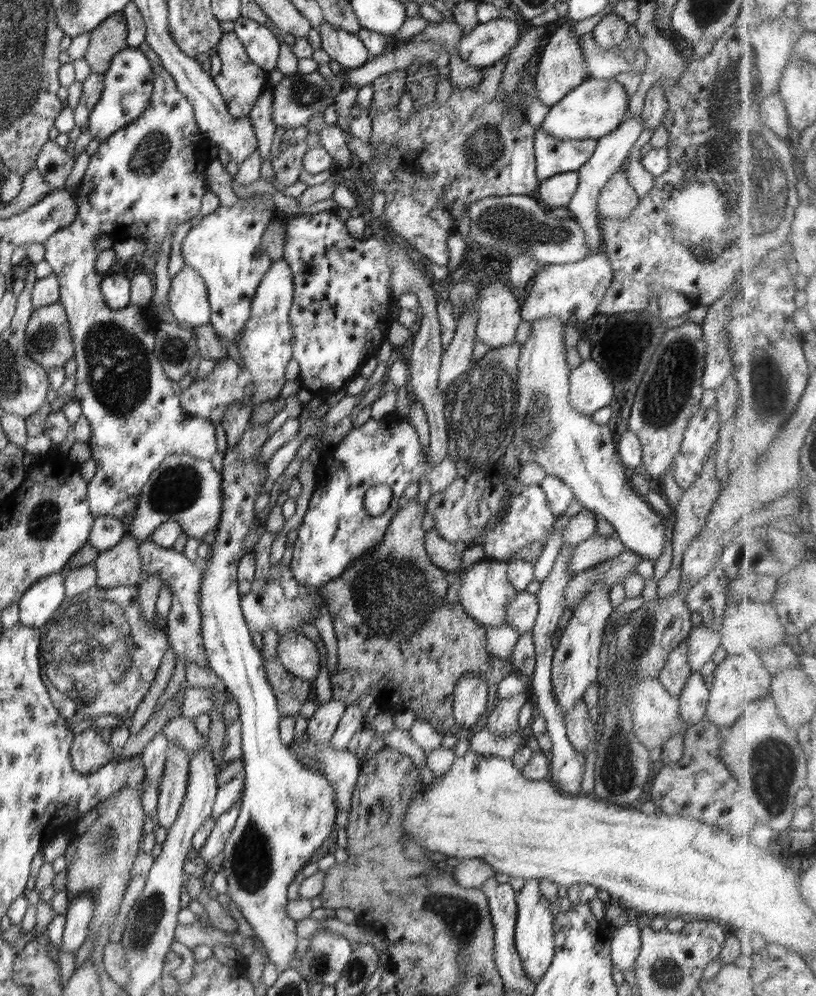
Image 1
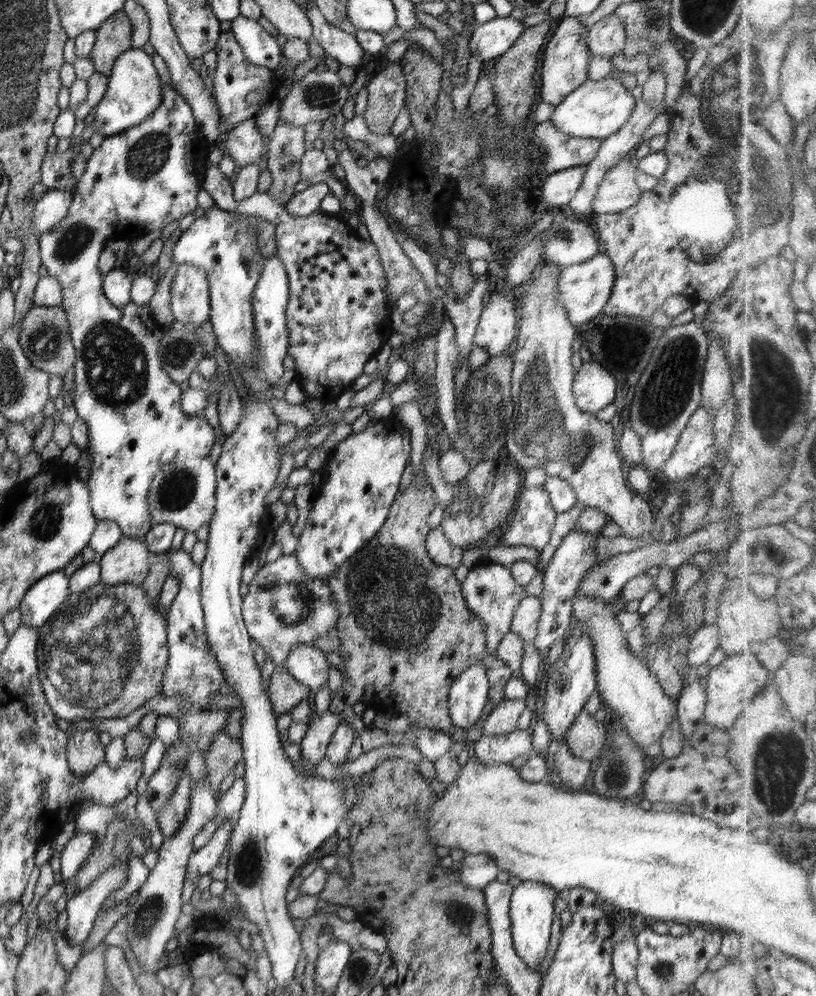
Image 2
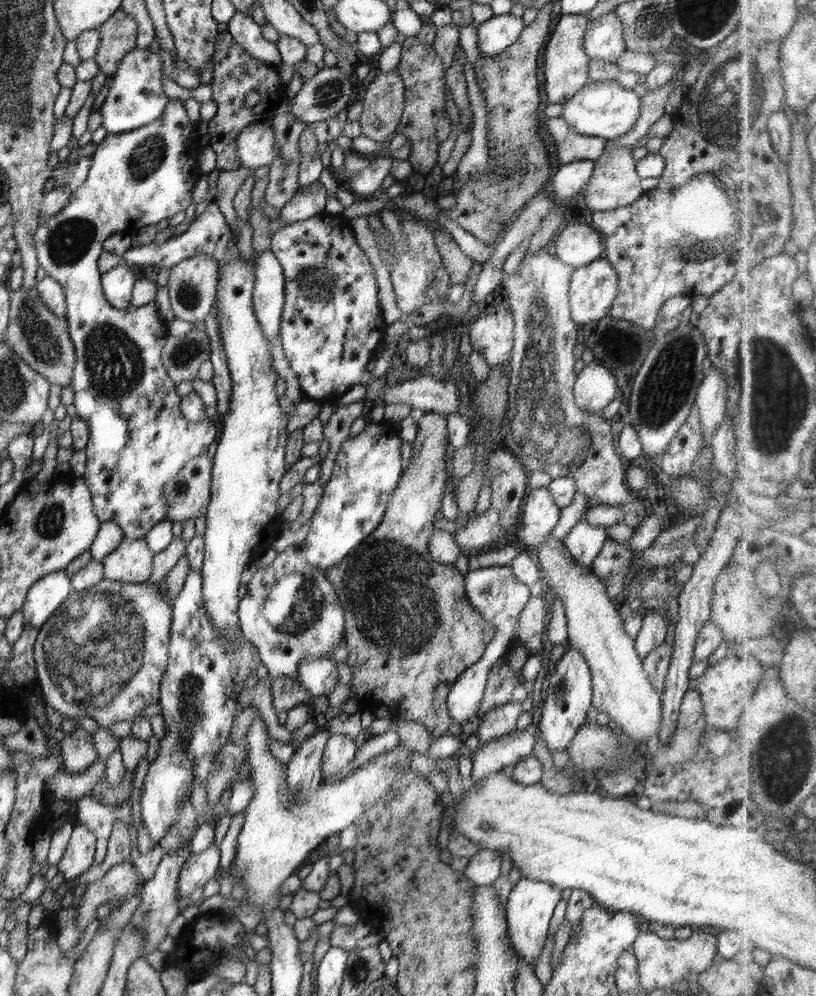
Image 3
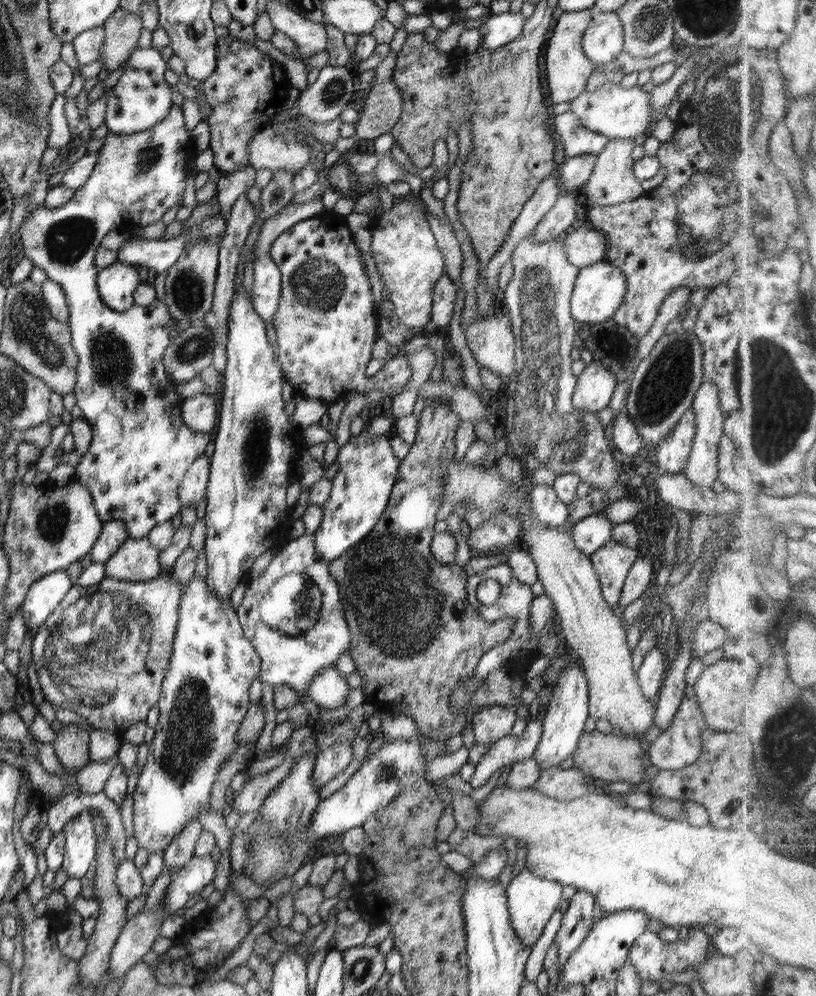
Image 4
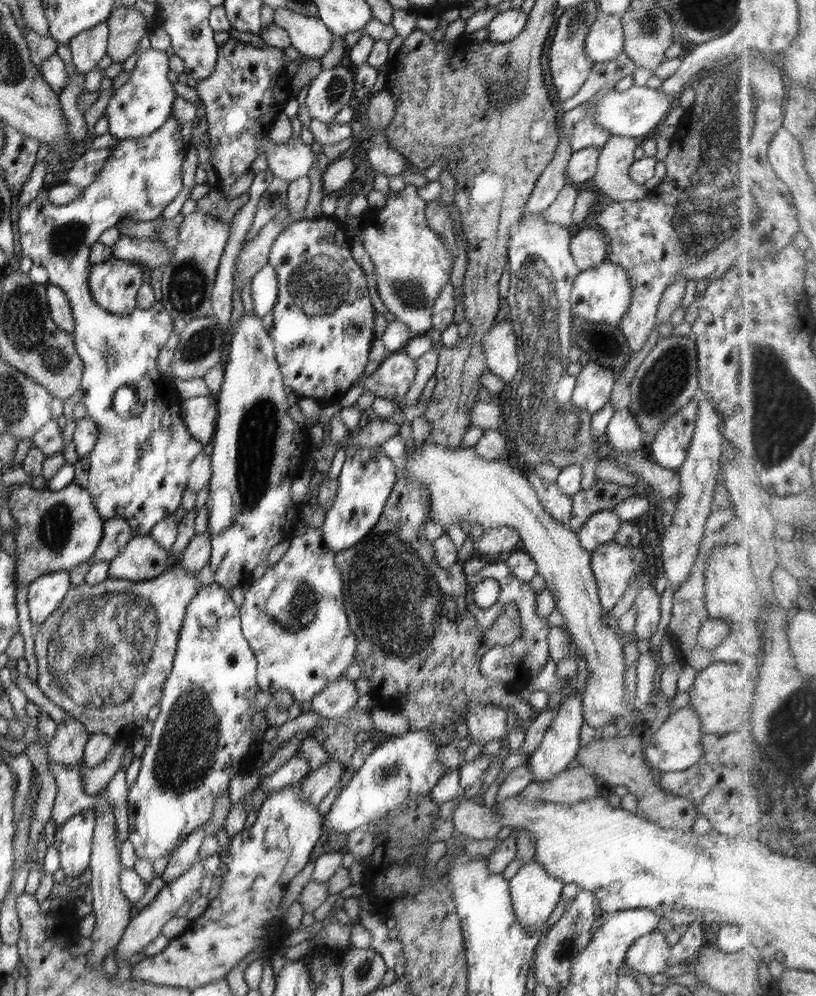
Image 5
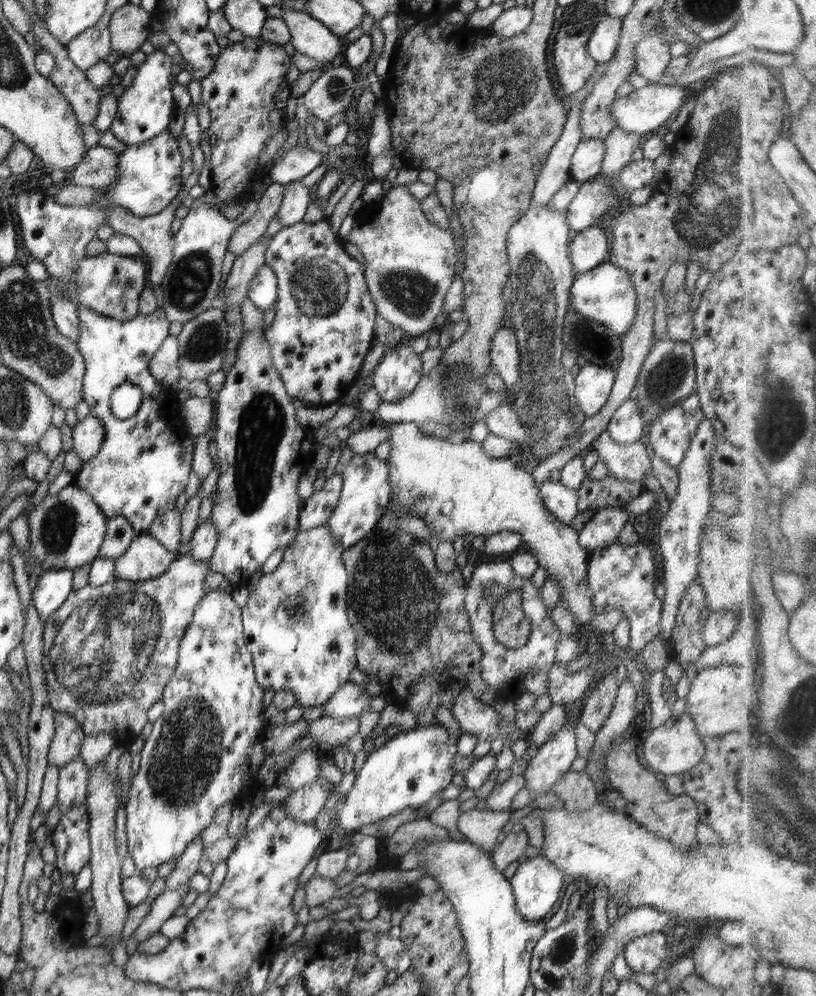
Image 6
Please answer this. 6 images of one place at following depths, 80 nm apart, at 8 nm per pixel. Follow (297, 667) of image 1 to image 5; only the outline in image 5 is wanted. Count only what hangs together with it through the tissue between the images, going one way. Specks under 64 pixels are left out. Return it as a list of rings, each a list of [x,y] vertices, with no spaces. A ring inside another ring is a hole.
[[[345,676],[329,682],[320,693],[312,699],[311,711],[327,719],[344,719],[358,702],[360,694],[356,691],[354,681]]]

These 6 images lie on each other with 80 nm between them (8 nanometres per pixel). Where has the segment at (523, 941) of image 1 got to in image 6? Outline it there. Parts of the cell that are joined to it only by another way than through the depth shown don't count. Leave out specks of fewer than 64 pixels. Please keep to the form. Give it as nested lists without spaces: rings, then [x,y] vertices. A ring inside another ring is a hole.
[[[542,855],[521,859],[509,881],[522,918],[542,920],[560,900],[563,878],[563,872]]]

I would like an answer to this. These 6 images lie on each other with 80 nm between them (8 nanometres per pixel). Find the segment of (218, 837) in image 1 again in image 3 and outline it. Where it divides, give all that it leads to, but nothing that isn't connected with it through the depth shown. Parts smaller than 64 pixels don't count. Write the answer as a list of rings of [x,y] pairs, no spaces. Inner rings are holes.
[[[213,844],[205,852],[198,855],[192,854],[188,858],[179,874],[177,882],[179,900],[190,895],[196,888],[204,886],[216,876],[216,872],[218,872],[218,868],[220,867],[220,854],[220,847]]]

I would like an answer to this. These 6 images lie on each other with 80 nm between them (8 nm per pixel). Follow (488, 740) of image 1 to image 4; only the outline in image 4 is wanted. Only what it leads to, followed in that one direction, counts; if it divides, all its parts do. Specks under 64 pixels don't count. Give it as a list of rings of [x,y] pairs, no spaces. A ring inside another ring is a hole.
[[[539,716],[536,720],[529,721],[520,736],[510,734],[498,742],[490,743],[488,751],[475,765],[470,786],[474,789],[478,788],[503,766],[532,758],[542,733],[542,719]]]

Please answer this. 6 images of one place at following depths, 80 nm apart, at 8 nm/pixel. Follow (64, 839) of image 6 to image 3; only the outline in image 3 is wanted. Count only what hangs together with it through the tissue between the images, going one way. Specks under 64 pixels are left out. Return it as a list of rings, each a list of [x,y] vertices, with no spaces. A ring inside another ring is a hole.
[[[82,823],[74,825],[66,853],[57,864],[59,874],[66,880],[84,874],[94,864],[96,839],[94,833]]]

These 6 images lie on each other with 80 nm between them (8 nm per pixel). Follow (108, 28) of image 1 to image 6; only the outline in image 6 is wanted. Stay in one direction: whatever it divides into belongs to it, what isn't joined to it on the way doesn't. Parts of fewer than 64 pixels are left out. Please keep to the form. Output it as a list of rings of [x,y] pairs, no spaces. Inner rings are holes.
[[[127,2],[117,8],[109,23],[113,50],[122,57],[128,57],[138,51],[152,32],[151,24],[152,13],[140,5]]]

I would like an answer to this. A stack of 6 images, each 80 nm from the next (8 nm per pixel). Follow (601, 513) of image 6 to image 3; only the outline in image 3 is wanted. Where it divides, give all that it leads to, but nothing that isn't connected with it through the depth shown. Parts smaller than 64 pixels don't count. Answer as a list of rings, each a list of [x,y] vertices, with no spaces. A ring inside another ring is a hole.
[[[582,518],[570,529],[562,542],[567,548],[567,559],[580,563],[584,568],[591,568],[592,561],[608,539],[606,527],[597,527]]]

